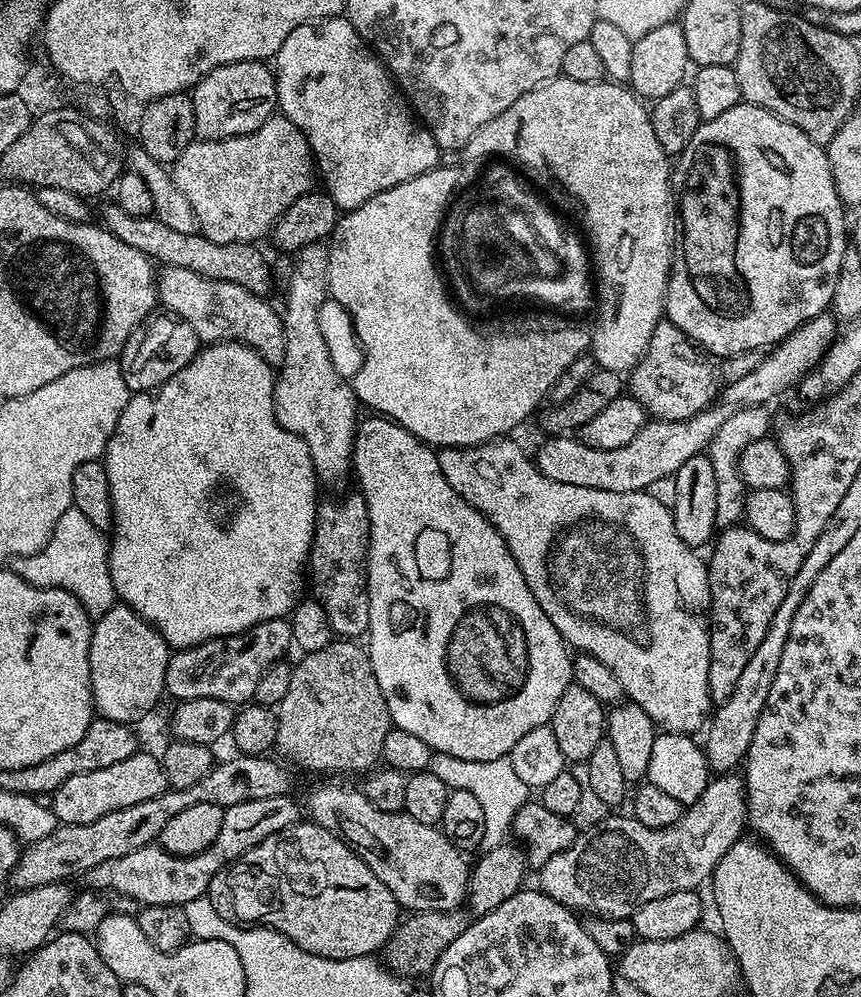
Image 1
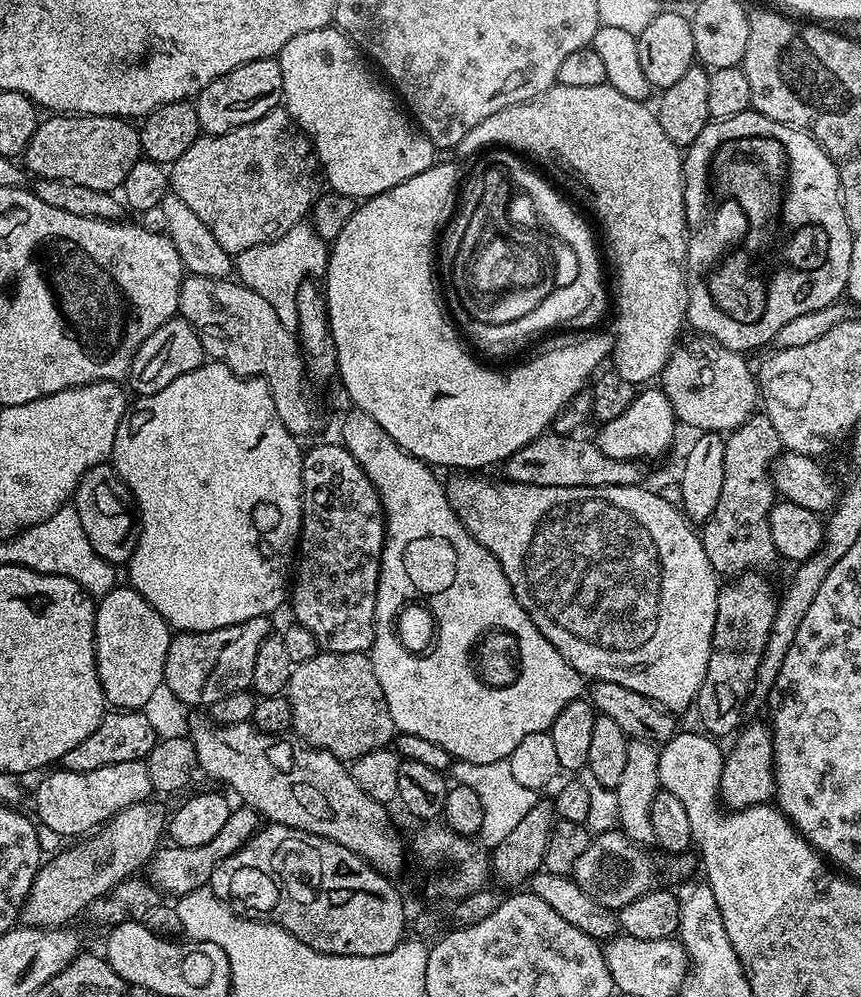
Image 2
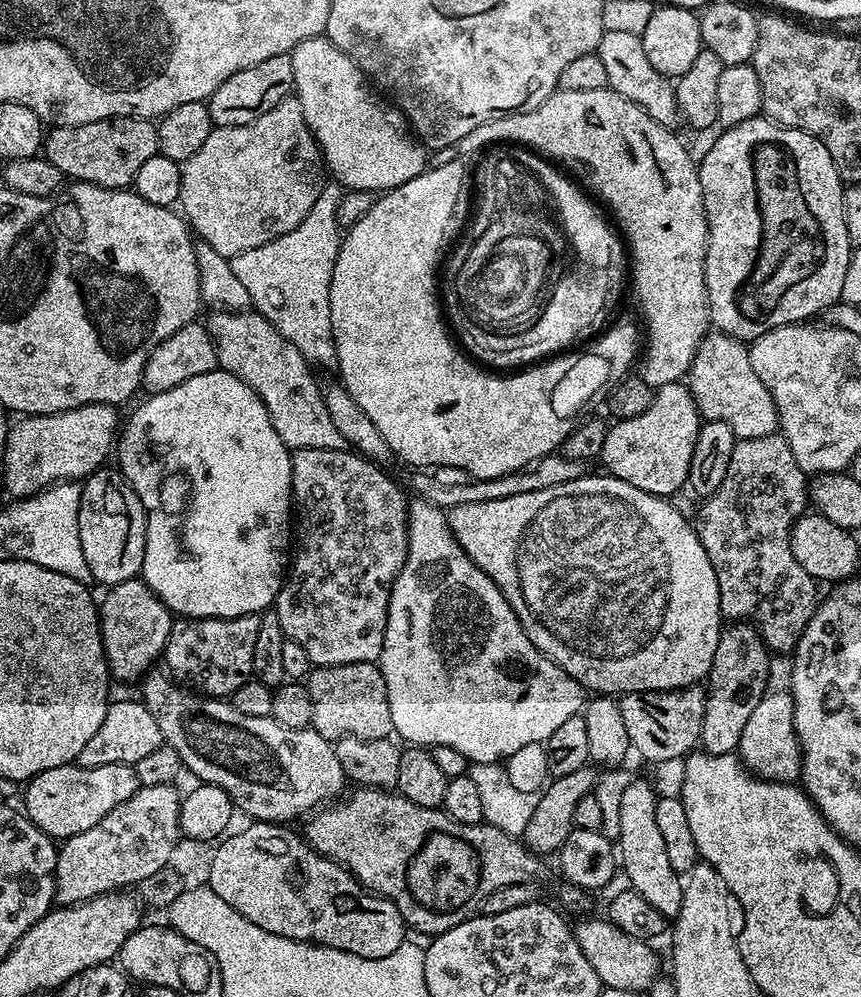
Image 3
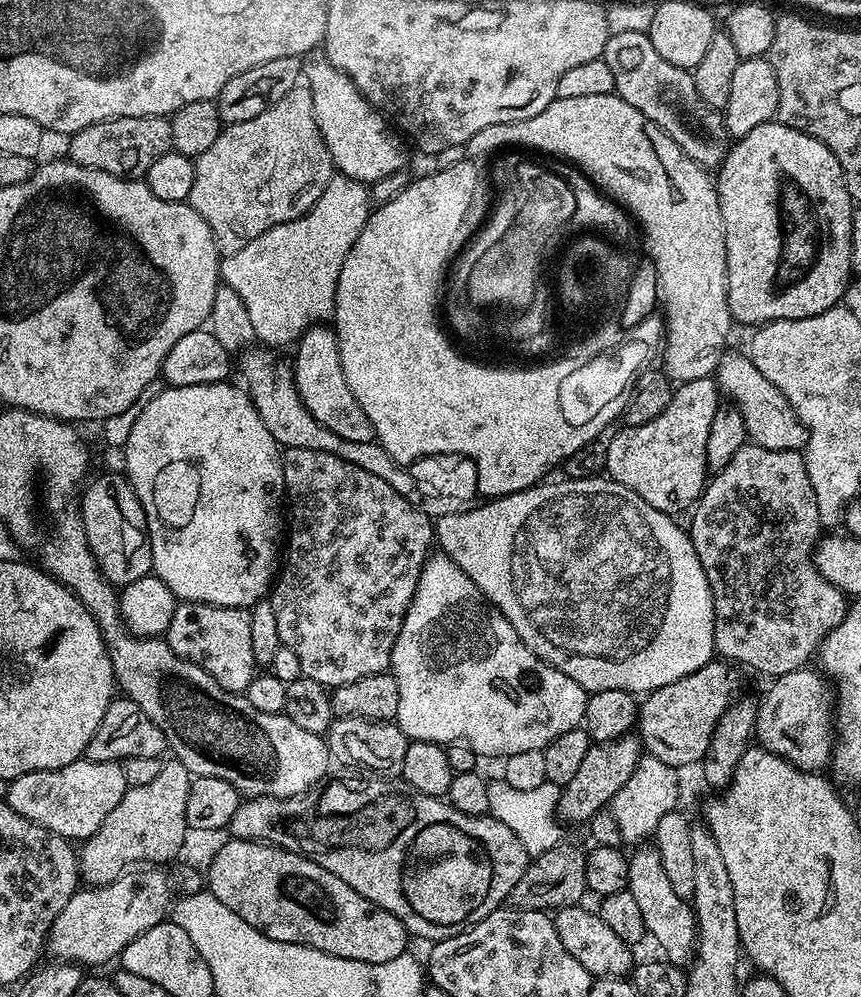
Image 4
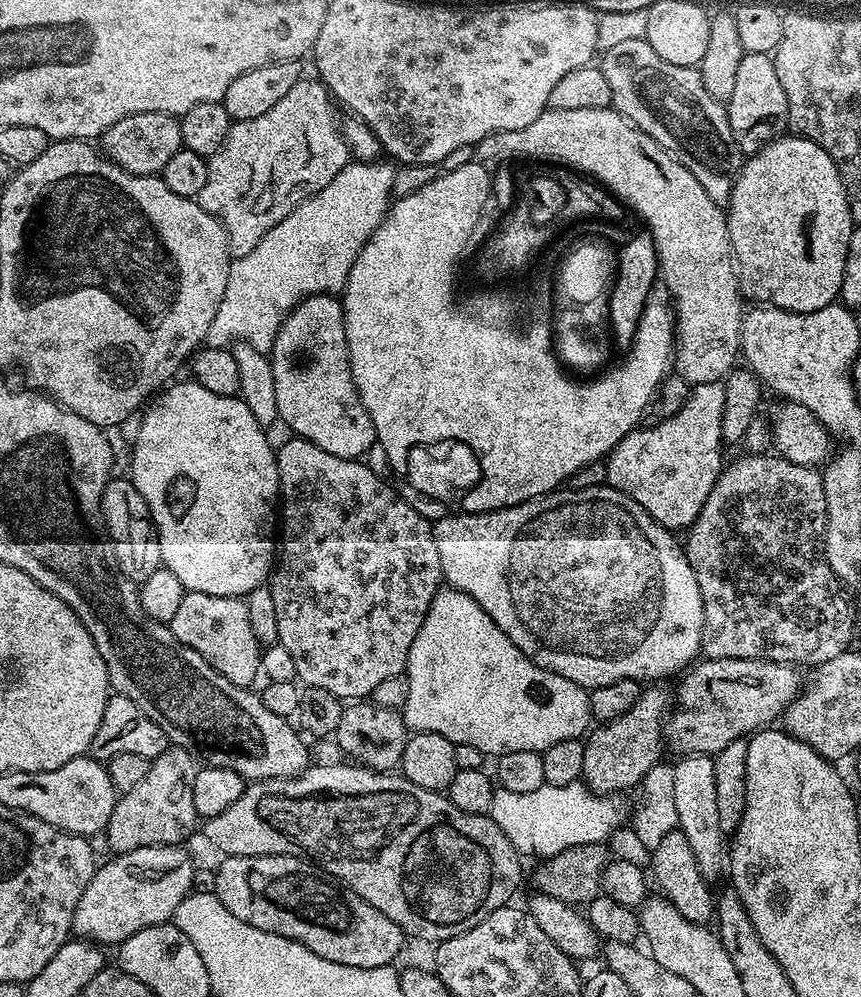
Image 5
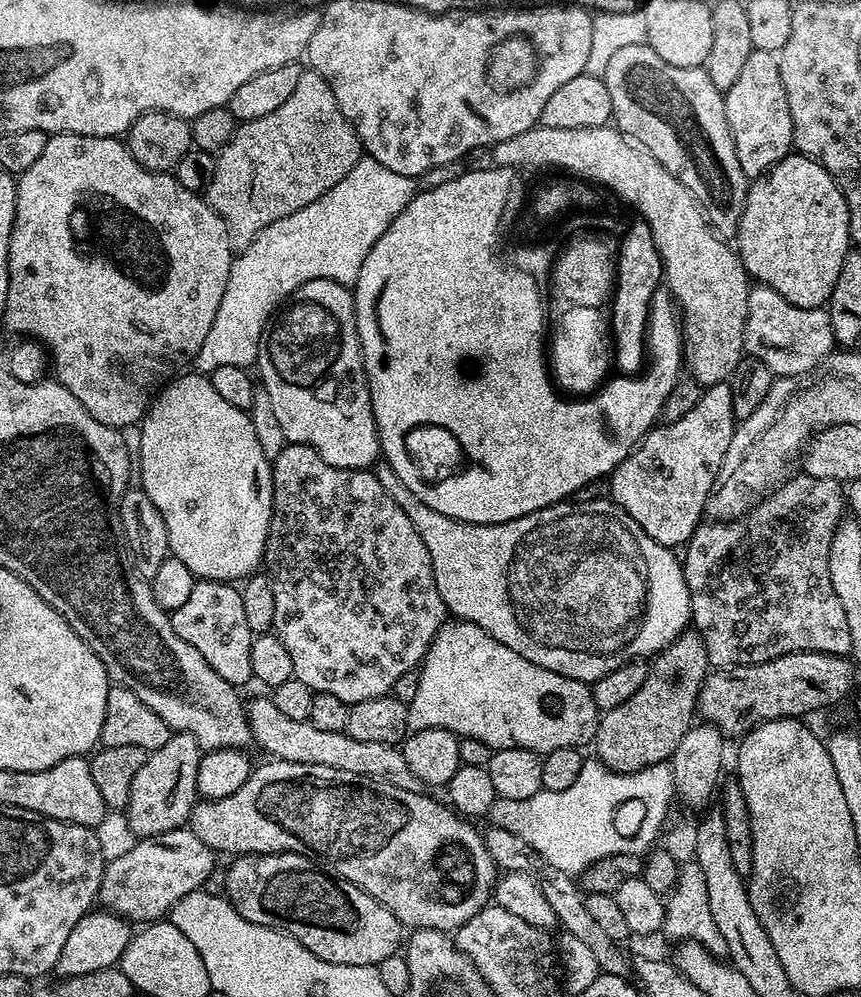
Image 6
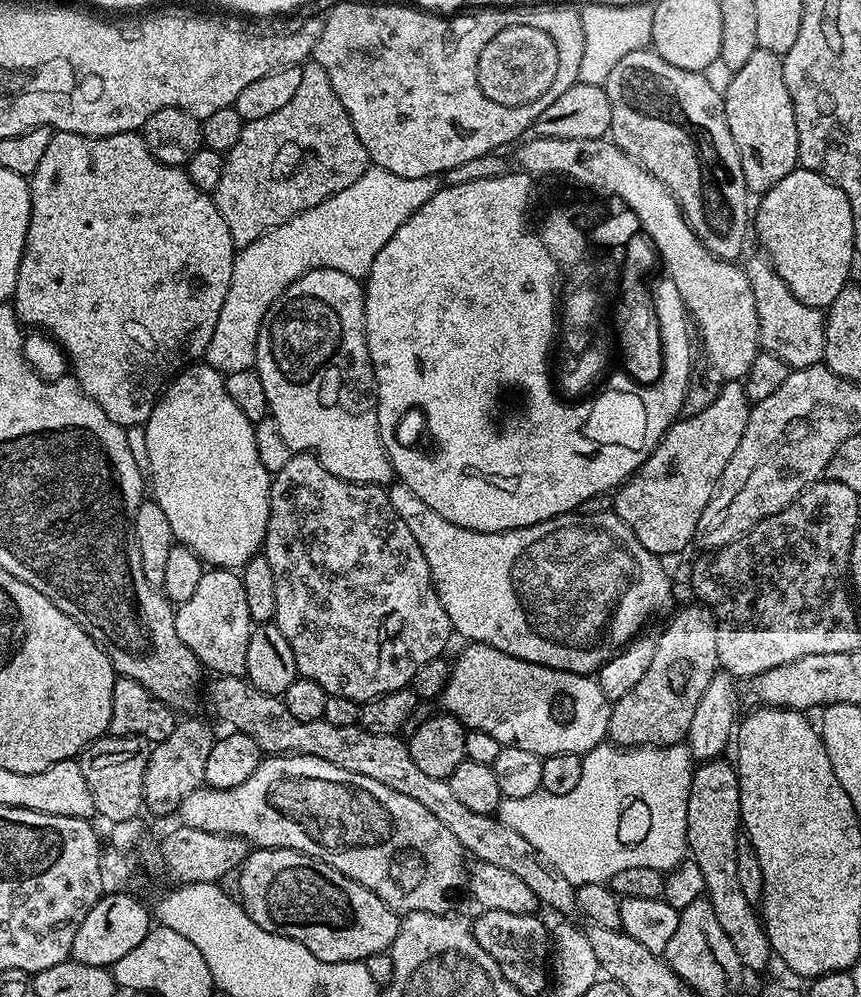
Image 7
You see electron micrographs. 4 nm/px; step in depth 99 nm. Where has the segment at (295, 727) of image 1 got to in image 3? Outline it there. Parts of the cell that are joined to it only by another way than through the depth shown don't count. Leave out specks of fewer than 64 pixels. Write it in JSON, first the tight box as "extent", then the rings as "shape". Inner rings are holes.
{"extent":[306,663,395,742],"shape":[[[344,663],[342,666],[312,669],[306,678],[312,700],[311,727],[333,742],[344,736],[367,740],[389,739],[395,728],[390,718],[386,680],[377,663]]]}

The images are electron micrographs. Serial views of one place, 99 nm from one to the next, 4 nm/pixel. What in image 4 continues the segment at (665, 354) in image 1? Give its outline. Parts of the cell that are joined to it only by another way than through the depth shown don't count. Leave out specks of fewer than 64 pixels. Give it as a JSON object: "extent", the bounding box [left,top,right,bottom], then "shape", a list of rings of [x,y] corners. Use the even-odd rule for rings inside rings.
{"extent":[714,355,808,452],"shape":[[[751,355],[728,356],[720,361],[719,368],[714,373],[714,379],[723,395],[731,403],[736,405],[746,422],[746,434],[751,443],[762,446],[766,450],[790,450],[800,452],[808,440],[808,432],[804,429],[804,423],[794,414],[794,406],[786,402],[782,390],[774,386],[754,366]]]}

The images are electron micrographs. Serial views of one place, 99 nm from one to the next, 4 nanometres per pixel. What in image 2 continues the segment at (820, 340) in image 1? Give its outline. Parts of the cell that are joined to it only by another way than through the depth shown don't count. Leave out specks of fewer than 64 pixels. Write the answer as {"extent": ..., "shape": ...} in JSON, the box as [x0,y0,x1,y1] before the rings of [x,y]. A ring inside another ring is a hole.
{"extent":[505,432,641,486],"shape":[[[547,432],[516,451],[505,461],[505,479],[516,484],[536,486],[622,486],[637,485],[641,480],[641,465],[637,461],[609,458],[593,441],[580,436],[560,436]]]}

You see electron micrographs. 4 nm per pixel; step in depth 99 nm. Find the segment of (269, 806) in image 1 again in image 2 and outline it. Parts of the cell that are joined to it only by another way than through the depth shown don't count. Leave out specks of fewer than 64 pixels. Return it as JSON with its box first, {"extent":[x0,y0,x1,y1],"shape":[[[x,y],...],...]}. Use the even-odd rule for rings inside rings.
{"extent":[146,807,261,898],"shape":[[[233,807],[230,818],[226,818],[226,822],[222,825],[222,830],[218,830],[216,837],[210,838],[210,842],[206,842],[206,846],[178,846],[169,843],[167,846],[157,848],[146,865],[147,879],[161,893],[169,892],[172,898],[179,898],[199,888],[209,887],[216,866],[226,858],[233,856],[239,848],[244,847],[261,824],[261,817],[252,808]]]}

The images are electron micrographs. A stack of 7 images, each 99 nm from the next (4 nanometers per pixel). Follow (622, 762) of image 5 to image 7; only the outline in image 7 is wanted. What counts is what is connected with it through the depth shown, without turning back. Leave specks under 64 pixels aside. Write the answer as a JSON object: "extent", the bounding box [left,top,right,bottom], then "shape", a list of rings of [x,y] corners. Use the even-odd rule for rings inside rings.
{"extent":[607,602,719,748],"shape":[[[692,602],[689,608],[682,609],[669,622],[664,633],[656,636],[654,662],[650,662],[650,670],[646,670],[642,682],[638,682],[638,686],[634,686],[630,694],[612,704],[607,739],[618,748],[669,748],[671,744],[681,743],[688,735],[694,710],[697,709],[712,676],[718,671],[719,663],[716,617],[703,604]]]}

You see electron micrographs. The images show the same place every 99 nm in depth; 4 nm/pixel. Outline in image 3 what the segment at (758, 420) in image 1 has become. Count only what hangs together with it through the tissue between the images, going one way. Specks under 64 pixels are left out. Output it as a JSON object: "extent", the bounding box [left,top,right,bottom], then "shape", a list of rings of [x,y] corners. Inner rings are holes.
{"extent":[694,434,818,654],"shape":[[[773,434],[766,438],[750,438],[739,441],[730,454],[730,466],[726,466],[726,478],[722,478],[722,486],[718,486],[718,490],[714,490],[714,494],[707,497],[696,510],[694,527],[702,542],[702,550],[706,550],[706,558],[710,558],[710,566],[714,566],[714,578],[718,578],[721,617],[728,622],[747,622],[753,625],[756,633],[763,638],[765,647],[772,654],[776,654],[776,652],[791,653],[796,647],[796,643],[802,638],[810,618],[816,613],[818,603],[818,595],[816,596],[817,581],[813,580],[810,574],[806,574],[806,570],[800,565],[798,558],[794,558],[794,554],[790,550],[790,534],[793,523],[797,518],[804,515],[809,504],[810,486],[806,481],[806,474],[798,466],[798,462],[794,458],[790,446],[784,441],[783,435]]]}

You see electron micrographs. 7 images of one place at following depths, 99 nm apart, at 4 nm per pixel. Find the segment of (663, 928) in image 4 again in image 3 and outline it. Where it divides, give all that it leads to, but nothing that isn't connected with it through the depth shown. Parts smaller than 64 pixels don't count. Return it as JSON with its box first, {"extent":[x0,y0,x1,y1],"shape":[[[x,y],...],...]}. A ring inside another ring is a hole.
{"extent":[618,779,684,918],"shape":[[[629,779],[626,790],[622,793],[622,802],[619,807],[619,821],[621,834],[618,839],[618,864],[628,875],[631,891],[638,893],[654,910],[658,910],[665,918],[675,918],[682,906],[684,884],[681,873],[670,866],[670,857],[666,854],[662,834],[658,831],[656,821],[656,801],[658,792],[655,792],[644,780]]]}

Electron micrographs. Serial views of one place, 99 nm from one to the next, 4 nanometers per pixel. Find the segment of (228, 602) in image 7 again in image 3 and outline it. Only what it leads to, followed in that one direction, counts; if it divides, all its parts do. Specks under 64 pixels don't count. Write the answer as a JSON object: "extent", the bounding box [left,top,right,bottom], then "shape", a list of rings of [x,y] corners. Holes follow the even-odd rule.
{"extent":[163,615,259,697],"shape":[[[259,615],[238,618],[176,618],[164,647],[163,663],[177,681],[205,696],[231,697],[238,686],[253,679],[254,642],[258,639]]]}

